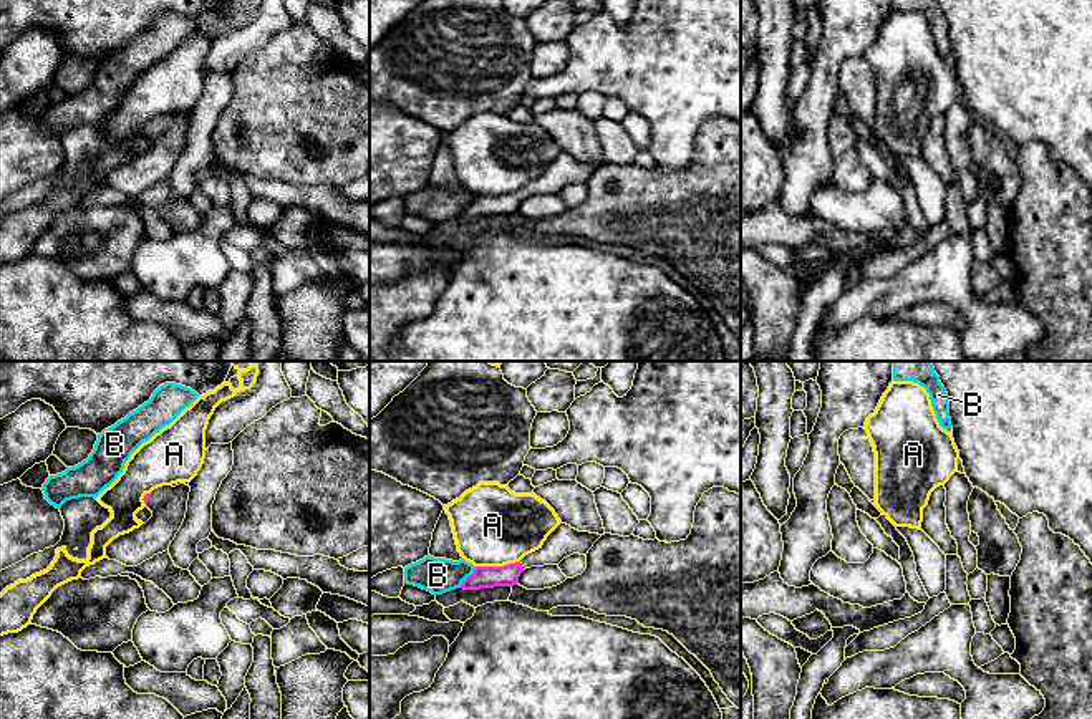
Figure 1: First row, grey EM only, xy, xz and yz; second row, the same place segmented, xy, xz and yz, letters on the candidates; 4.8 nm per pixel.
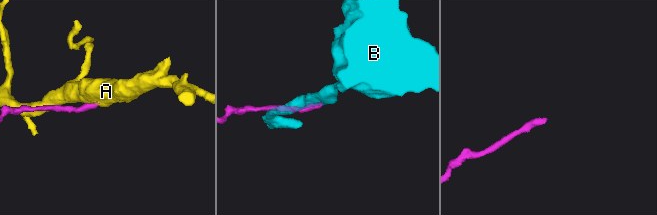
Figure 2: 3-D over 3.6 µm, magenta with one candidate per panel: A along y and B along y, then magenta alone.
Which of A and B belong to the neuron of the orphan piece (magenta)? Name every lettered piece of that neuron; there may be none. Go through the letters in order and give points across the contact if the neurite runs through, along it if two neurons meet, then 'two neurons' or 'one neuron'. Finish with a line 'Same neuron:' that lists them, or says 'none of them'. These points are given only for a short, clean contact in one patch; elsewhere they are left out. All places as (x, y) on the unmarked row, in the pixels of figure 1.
A: border xz (519, 189), (476, 196); two neurons
B: two neurons
Same neuron: none of them

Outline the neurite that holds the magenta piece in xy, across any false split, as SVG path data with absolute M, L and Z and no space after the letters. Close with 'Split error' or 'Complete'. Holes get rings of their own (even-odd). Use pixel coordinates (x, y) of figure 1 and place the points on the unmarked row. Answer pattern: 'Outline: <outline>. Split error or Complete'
Outline: M179 113L146 123L143 129L152 146L139 157L114 167L106 176L106 186L126 195L138 195L166 181L186 147L189 121L189 114Z. Split error

